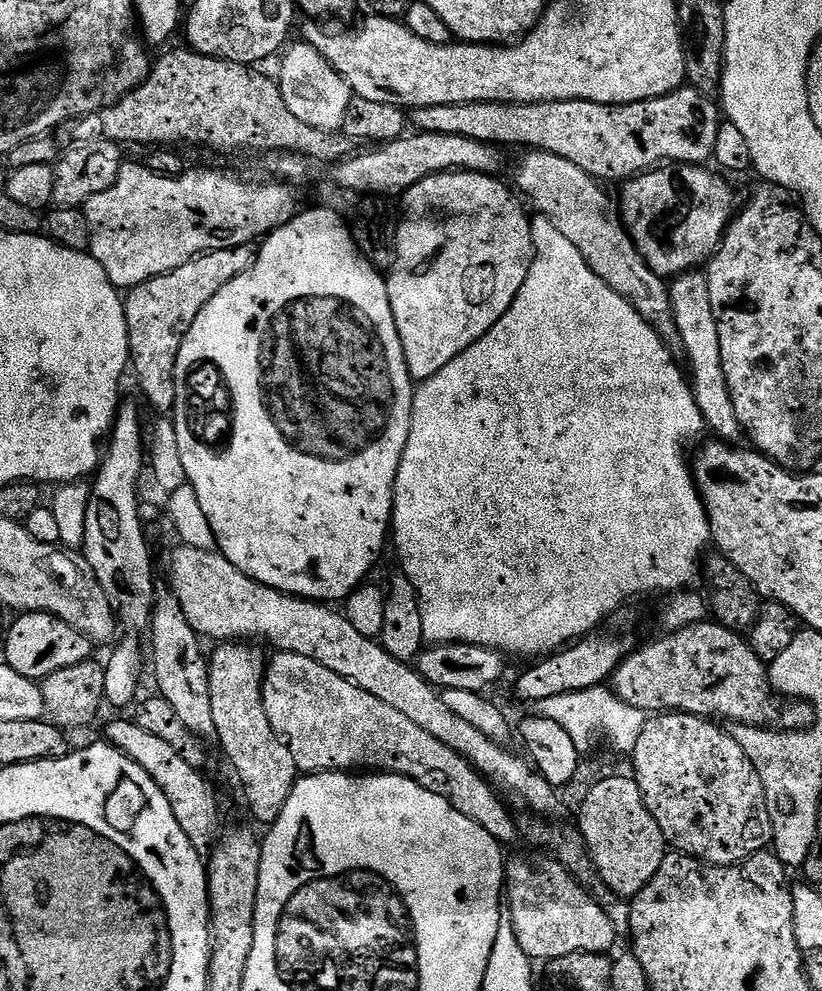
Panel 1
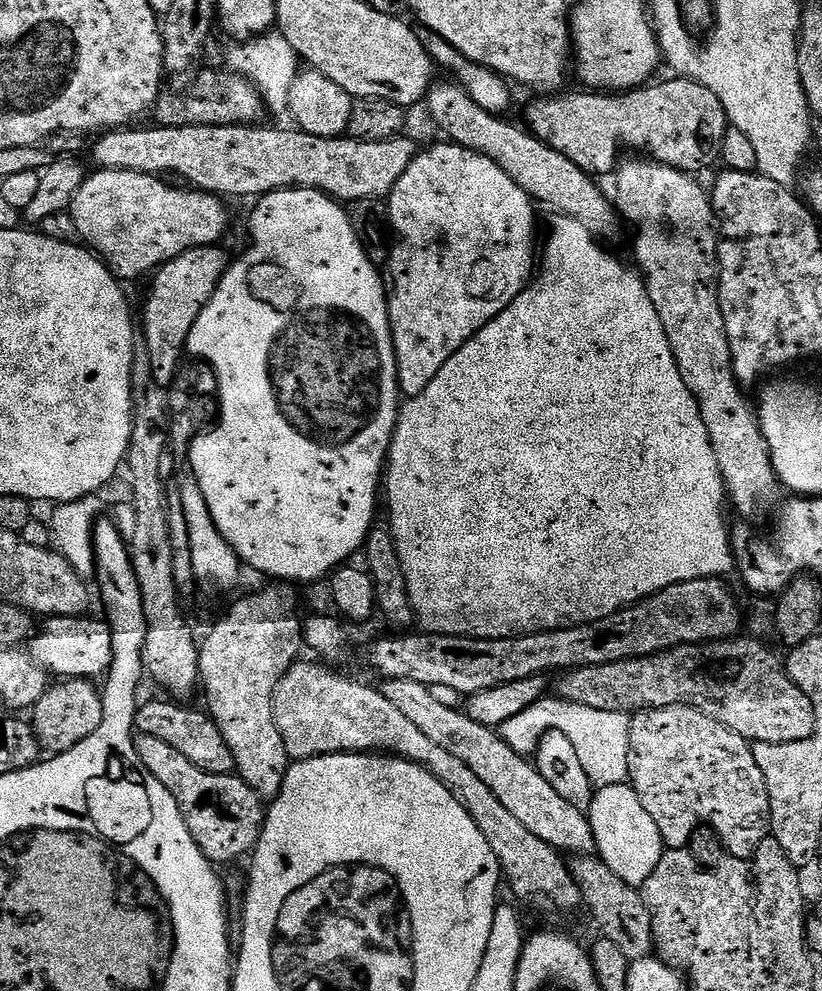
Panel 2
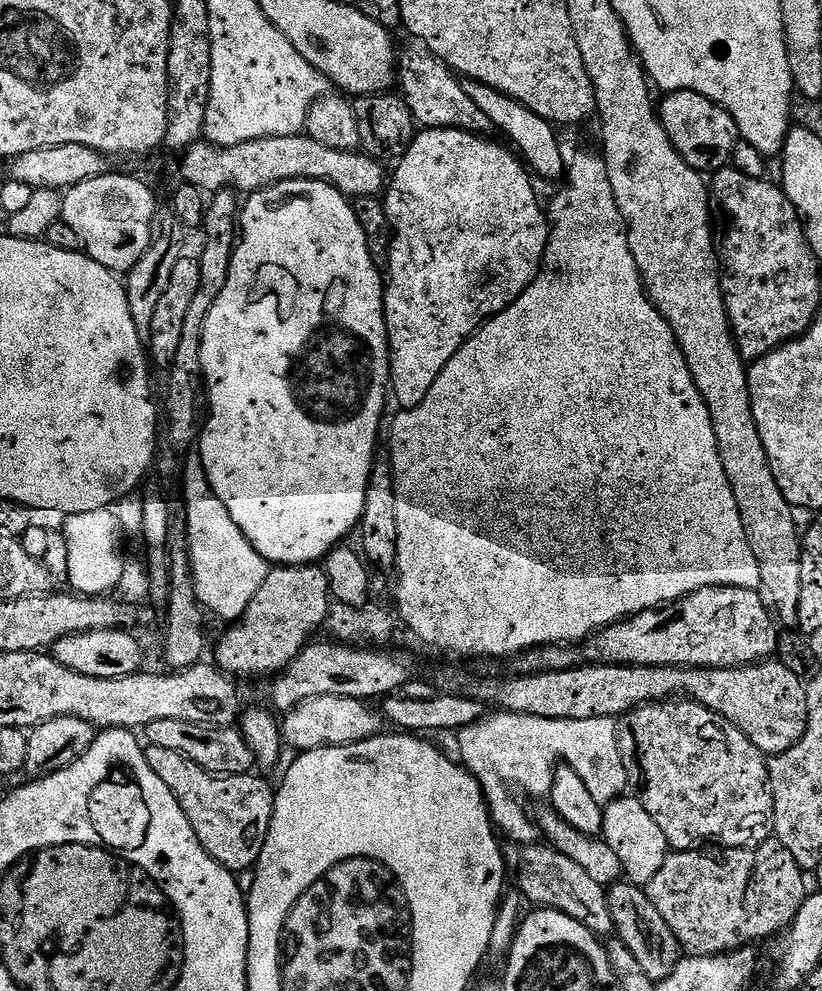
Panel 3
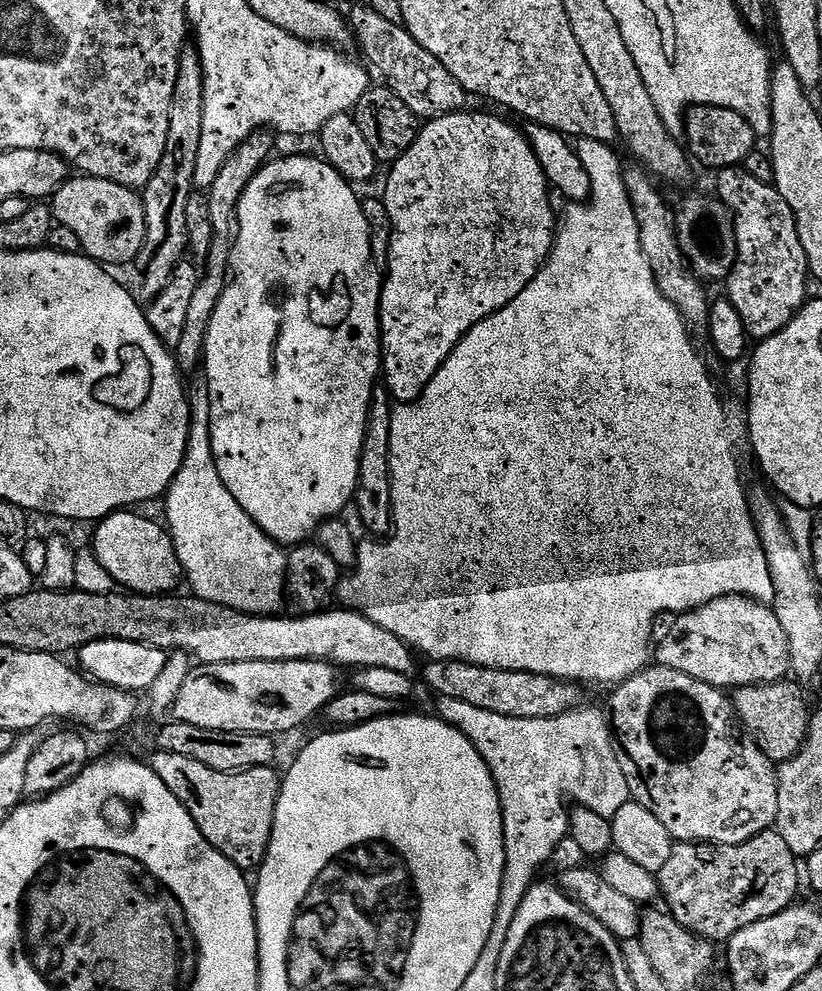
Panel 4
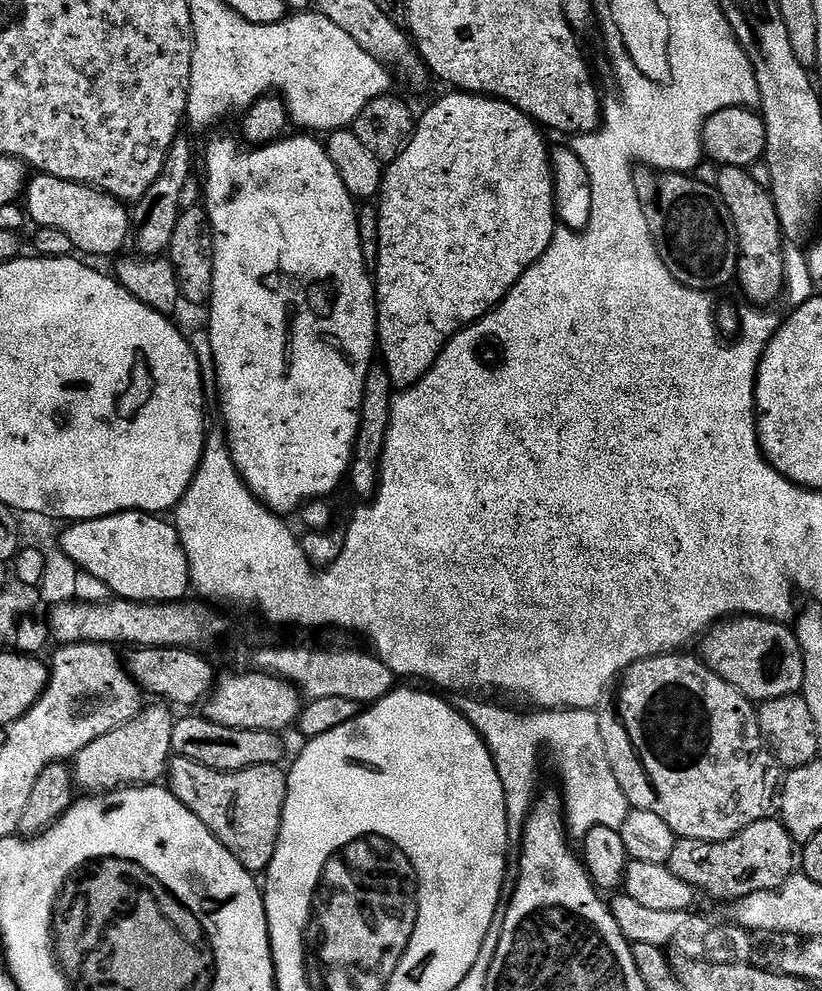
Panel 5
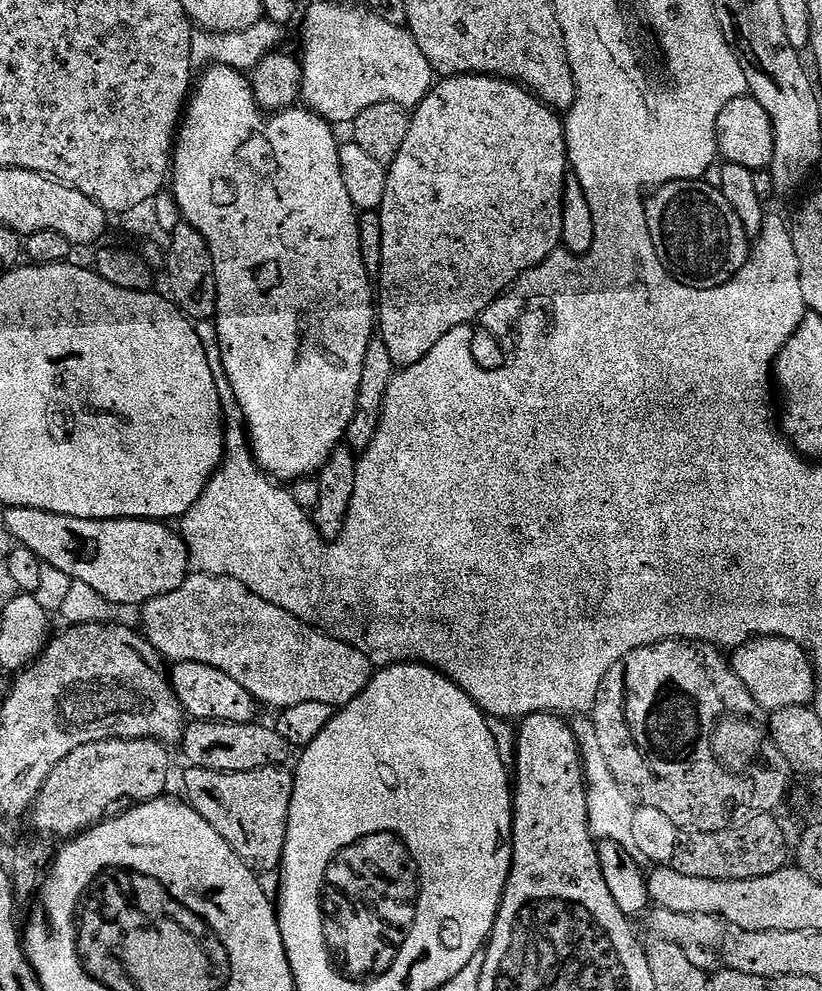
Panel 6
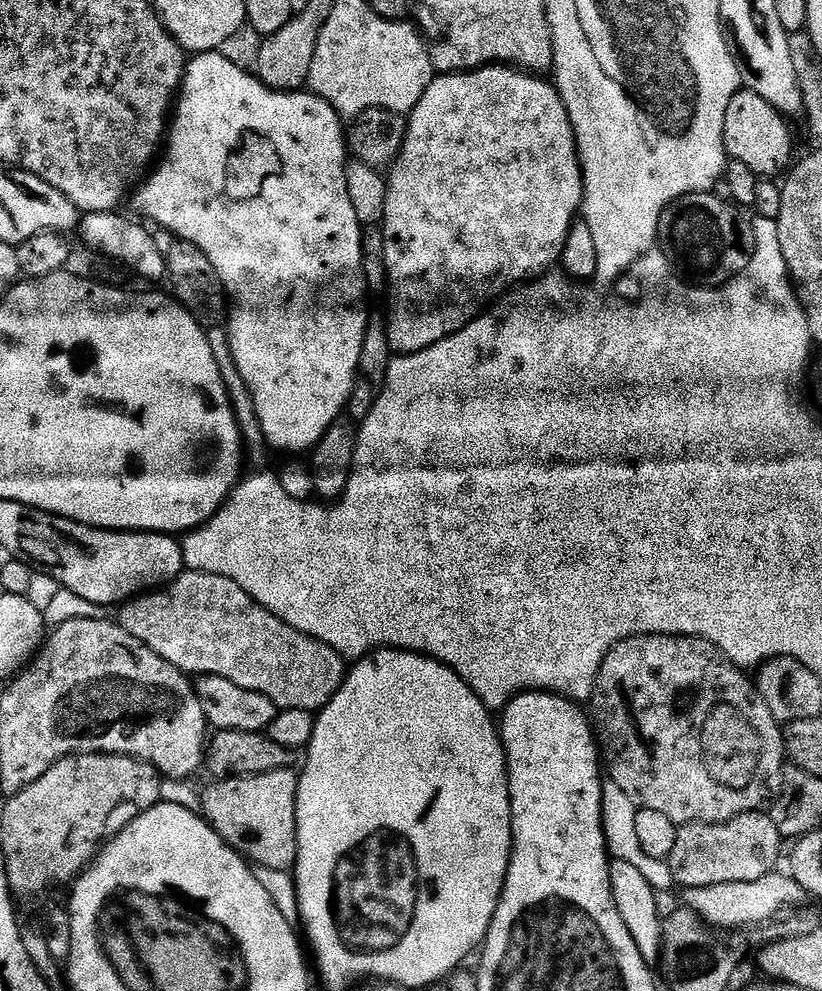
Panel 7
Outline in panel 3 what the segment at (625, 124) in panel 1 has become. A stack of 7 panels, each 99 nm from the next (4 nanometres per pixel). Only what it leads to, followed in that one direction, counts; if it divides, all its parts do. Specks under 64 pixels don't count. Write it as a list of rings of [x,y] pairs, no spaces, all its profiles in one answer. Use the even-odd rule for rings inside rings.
[[[670,92],[663,99],[658,115],[680,157],[701,174],[715,174],[729,167],[734,150],[742,140],[731,114],[721,104],[697,92]]]

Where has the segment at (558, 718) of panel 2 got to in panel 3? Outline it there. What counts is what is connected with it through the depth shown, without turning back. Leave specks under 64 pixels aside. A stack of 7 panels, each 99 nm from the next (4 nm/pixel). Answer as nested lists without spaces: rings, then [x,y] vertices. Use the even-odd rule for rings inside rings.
[[[503,710],[495,714],[459,729],[460,752],[465,761],[481,760],[498,779],[532,796],[547,797],[551,793],[554,774],[561,762],[578,773],[586,782],[586,790],[602,806],[619,800],[629,791],[629,765],[625,753],[620,751],[618,724],[613,717],[555,720]]]

